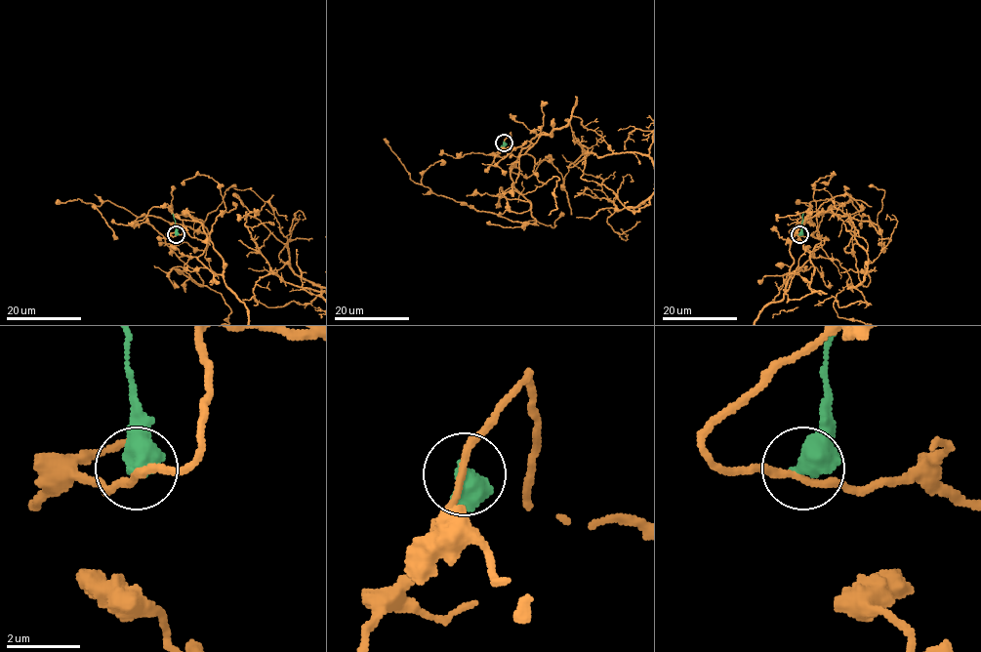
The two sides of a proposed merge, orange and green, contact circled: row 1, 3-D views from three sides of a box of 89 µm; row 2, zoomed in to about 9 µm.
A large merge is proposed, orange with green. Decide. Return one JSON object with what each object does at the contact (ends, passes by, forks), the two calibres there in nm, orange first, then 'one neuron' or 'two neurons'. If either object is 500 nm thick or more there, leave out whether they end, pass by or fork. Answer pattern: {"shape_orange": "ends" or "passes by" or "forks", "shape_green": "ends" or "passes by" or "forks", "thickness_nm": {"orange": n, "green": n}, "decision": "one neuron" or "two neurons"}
{"thickness_nm": {"orange": 180, "green": 700}, "decision": "two neurons"}

